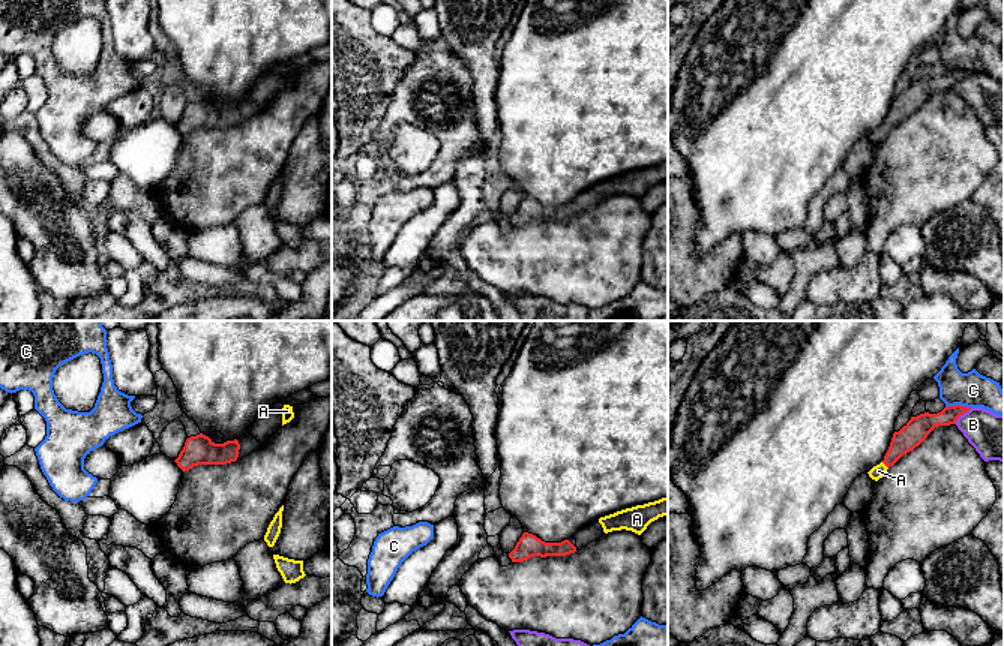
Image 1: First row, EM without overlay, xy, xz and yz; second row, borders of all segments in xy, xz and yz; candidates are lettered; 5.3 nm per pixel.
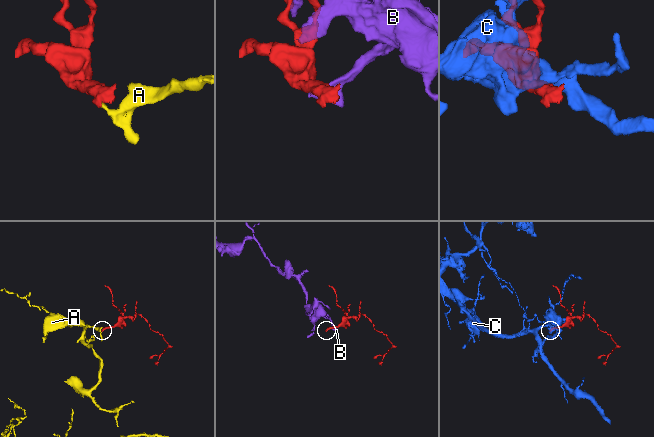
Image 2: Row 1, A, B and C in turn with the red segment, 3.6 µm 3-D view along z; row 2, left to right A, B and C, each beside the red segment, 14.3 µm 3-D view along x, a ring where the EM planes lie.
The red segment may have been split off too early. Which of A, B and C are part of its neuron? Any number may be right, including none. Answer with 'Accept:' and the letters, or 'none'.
Accept: A

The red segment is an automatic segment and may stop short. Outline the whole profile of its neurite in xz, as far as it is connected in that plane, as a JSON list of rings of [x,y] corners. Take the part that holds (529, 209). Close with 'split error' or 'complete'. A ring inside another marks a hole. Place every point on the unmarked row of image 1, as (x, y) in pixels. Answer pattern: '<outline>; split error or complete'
[[[524,196],[515,213],[509,217],[512,226],[524,226],[533,220],[566,220],[575,217],[576,211],[564,204],[561,207],[545,207],[533,198]]]; complete

